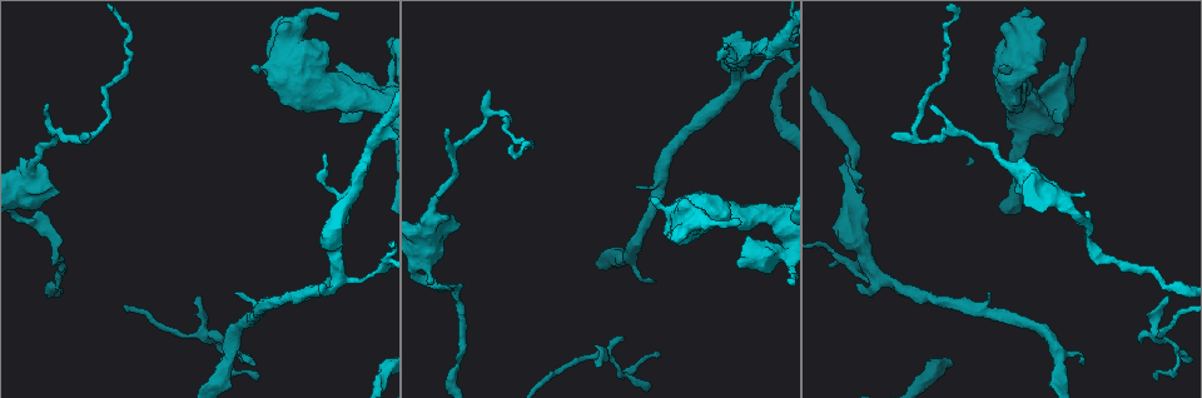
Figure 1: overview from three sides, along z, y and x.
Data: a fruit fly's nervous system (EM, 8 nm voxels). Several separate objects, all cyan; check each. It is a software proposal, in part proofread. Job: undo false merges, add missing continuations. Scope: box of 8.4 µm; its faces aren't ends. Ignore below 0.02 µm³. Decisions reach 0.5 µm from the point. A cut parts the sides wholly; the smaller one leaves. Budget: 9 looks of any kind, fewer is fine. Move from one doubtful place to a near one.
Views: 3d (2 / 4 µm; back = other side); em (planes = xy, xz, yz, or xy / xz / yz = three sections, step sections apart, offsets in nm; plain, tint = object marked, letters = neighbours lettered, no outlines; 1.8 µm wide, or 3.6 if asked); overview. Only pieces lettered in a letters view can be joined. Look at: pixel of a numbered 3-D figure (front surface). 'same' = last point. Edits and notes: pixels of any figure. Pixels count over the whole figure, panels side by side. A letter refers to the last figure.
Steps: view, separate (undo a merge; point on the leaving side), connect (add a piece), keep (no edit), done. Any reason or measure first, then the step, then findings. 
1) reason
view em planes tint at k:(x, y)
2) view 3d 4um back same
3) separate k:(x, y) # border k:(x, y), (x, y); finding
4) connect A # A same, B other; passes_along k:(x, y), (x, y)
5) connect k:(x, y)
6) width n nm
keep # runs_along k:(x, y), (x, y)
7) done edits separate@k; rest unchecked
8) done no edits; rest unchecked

thick end
view 3d 2um at 1:(340, 123)

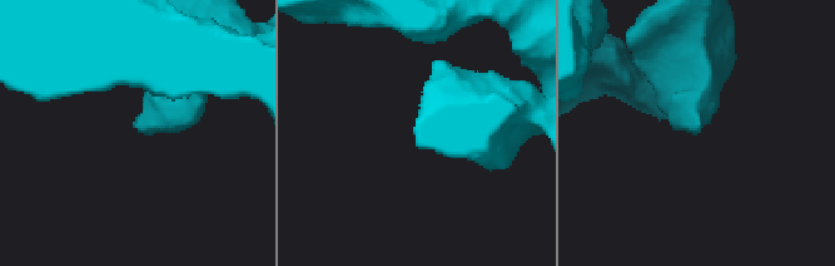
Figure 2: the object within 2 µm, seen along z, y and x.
shape alone is not enough
view em xz step 4 tint at 2:(415, 135)

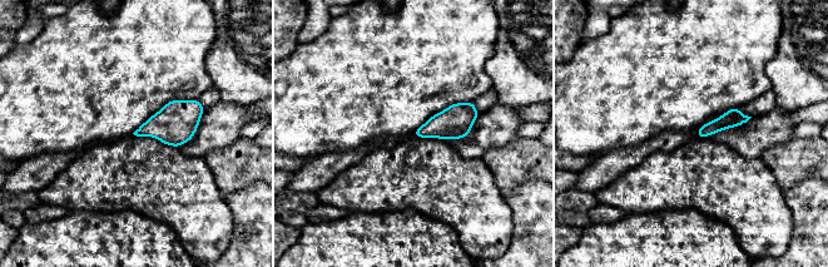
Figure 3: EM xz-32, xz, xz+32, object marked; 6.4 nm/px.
view em xz step 4 letters same

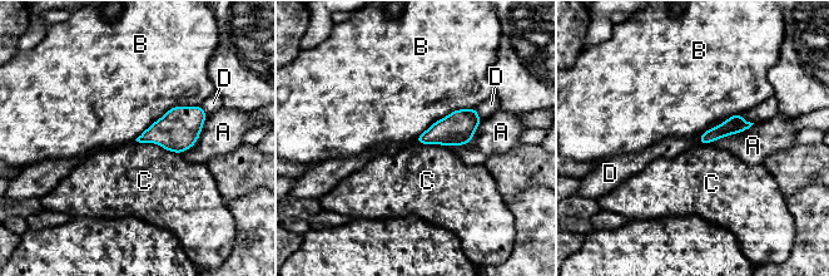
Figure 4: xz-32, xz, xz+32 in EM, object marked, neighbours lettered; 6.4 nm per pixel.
keep # A other, B other, C other, D other; runs_along 4:(746, 124), (733, 124), (703, 141); no lettered piece goes on from it

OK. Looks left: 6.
an open end
view 3d 2um at 1:(723, 60)

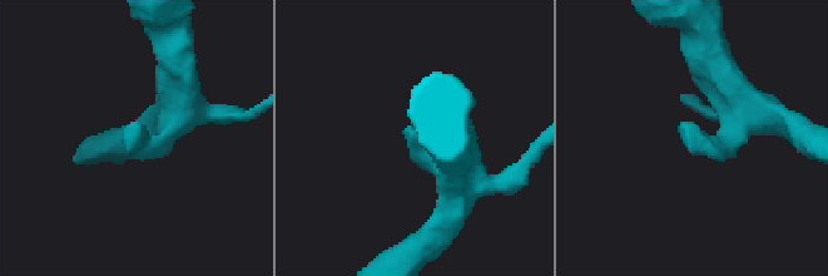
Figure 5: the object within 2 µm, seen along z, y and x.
need the tissue
view em planes letters at 5:(407, 132)

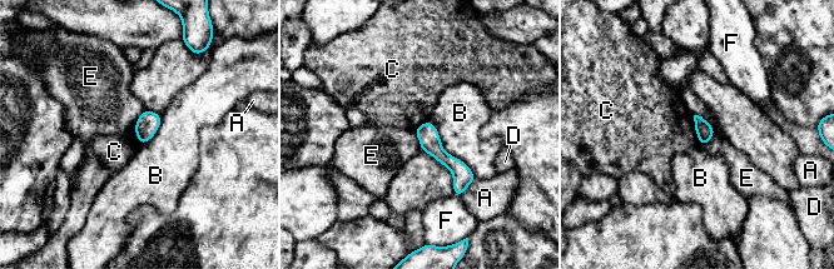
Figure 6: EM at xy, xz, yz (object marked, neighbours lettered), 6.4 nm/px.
keep # A other, B other, C other, D other, E other, F other; border 6:(693, 115), (695, 134), (701, 144); none of them fits

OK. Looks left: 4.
an open end
view 3d 2um at 1:(457, 225)

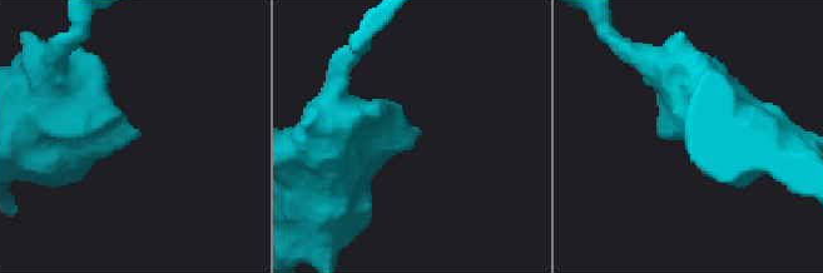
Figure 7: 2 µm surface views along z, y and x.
view em planes letters at 7:(138, 130)

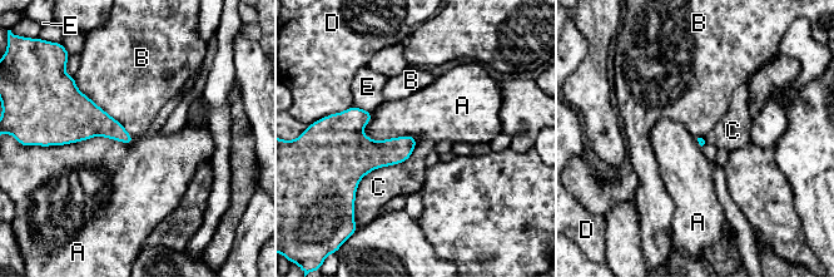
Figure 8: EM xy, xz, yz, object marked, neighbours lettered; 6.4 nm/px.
keep # A other, B other, C other, D other, E other; border 8:(135, 138), (90, 137), (49, 147); no lettered piece goes on from it

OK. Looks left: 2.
free end
view em 3.6um yz step 4 letters at 1:(253, 363)

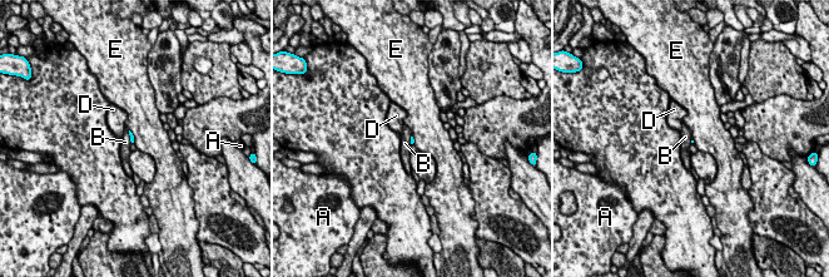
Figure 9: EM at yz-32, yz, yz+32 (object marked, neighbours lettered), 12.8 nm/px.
view em 3.6um planes letters same

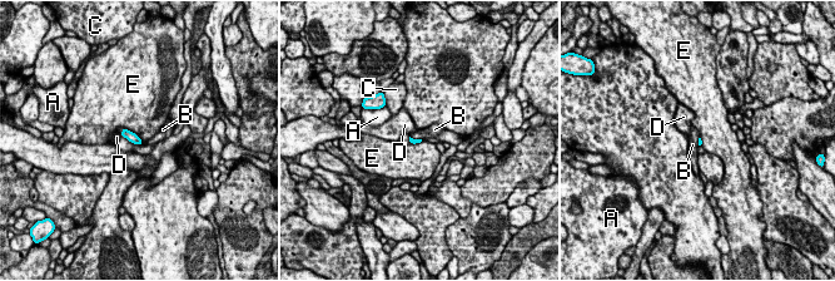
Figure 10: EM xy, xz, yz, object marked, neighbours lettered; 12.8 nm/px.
keep # A other, B other, C other, D other, E other; border 10:(122, 128), (134, 132), (143, 143); none of them fits

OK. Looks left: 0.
done no edits; rest unchecked

